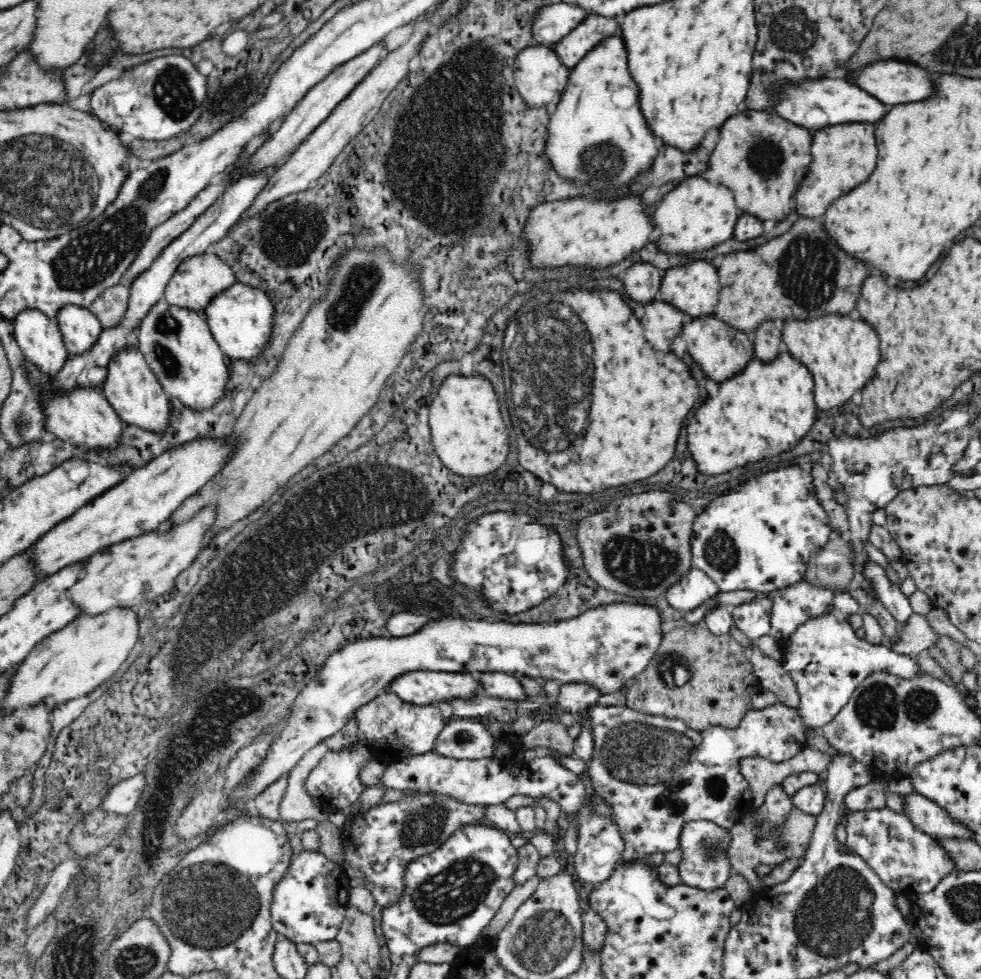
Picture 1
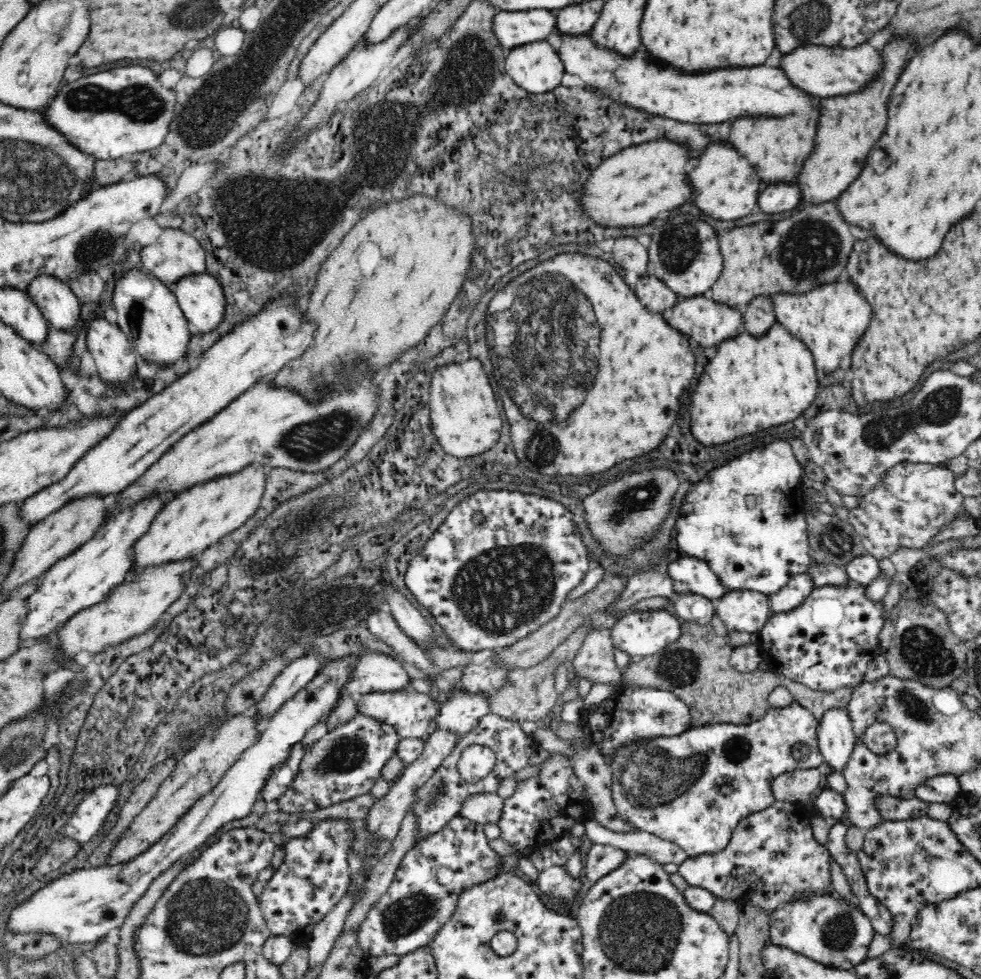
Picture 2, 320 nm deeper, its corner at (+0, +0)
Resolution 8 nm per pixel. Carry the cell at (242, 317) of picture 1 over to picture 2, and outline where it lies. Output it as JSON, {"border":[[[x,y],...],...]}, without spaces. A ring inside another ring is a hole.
{"border":[[[206,273],[194,274],[174,282],[171,290],[194,331],[208,332],[222,322],[226,297],[218,279]]]}

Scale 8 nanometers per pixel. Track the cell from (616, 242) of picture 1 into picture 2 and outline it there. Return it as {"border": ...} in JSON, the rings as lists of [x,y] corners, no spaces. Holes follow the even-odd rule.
{"border":[[[668,139],[654,140],[640,146],[630,146],[620,154],[610,156],[594,170],[584,186],[584,210],[602,226],[644,226],[656,216],[666,214],[688,198],[693,186],[686,180],[690,149]]]}

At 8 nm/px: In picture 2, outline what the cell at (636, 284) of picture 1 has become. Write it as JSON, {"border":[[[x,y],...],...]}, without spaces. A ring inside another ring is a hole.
{"border":[[[618,236],[613,242],[613,256],[616,263],[622,268],[632,270],[632,272],[637,273],[639,277],[647,273],[648,251],[634,236]]]}

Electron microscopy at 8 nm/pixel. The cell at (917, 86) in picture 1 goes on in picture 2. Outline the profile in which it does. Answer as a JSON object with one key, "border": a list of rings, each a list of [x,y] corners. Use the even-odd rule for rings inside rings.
{"border":[[[868,43],[854,46],[854,48],[828,47],[824,45],[804,45],[794,48],[794,52],[782,56],[780,68],[784,70],[786,78],[792,80],[794,86],[802,88],[820,98],[850,94],[864,88],[874,74],[882,70],[882,62],[878,51]]]}

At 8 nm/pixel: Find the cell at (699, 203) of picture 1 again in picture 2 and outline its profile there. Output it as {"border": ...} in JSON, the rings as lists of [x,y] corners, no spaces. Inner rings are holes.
{"border":[[[712,142],[702,153],[696,170],[687,174],[689,184],[692,184],[694,192],[698,192],[694,198],[696,206],[706,216],[712,216],[716,220],[738,220],[757,210],[760,186],[763,191],[764,184],[760,182],[756,168],[748,164],[748,158],[740,156],[726,142]]]}

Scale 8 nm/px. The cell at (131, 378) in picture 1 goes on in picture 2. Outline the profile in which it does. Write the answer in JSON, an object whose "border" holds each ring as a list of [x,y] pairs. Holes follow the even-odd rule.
{"border":[[[96,314],[86,331],[86,347],[104,382],[128,384],[136,374],[138,351],[118,324]]]}

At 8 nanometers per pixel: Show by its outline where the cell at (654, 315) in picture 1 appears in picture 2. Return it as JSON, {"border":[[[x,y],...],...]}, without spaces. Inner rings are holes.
{"border":[[[644,273],[636,282],[634,289],[640,302],[654,312],[662,312],[666,308],[672,308],[678,302],[677,294],[672,292],[665,282],[660,282],[652,274]]]}

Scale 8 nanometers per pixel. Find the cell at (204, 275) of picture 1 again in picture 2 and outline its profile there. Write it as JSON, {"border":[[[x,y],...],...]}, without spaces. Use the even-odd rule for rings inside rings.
{"border":[[[162,227],[162,233],[156,241],[150,245],[142,246],[139,255],[144,266],[143,270],[170,286],[180,278],[203,274],[206,271],[202,245],[191,234],[178,228]]]}

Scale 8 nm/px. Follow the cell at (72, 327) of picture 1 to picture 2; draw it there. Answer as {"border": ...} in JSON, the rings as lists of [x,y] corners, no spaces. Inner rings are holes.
{"border":[[[48,274],[30,282],[26,292],[54,328],[72,330],[80,318],[80,300],[68,283]]]}

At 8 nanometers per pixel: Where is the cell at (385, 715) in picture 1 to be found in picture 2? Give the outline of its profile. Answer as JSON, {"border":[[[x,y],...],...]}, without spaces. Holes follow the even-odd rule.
{"border":[[[411,688],[390,693],[372,692],[363,695],[357,701],[359,712],[393,726],[400,738],[427,738],[432,730],[436,730],[433,723],[440,710],[438,705],[427,694],[420,694],[420,692],[416,692]]]}

